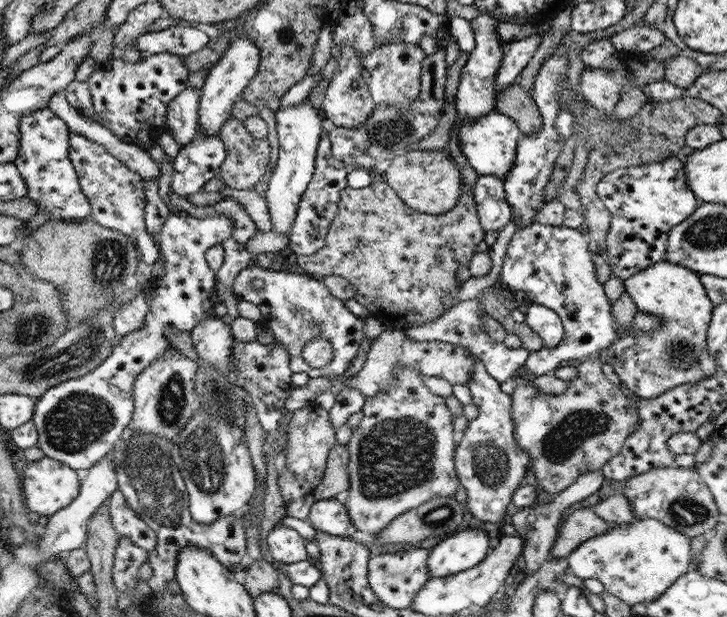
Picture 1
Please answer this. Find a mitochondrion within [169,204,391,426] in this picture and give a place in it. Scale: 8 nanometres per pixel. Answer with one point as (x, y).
(218, 392)

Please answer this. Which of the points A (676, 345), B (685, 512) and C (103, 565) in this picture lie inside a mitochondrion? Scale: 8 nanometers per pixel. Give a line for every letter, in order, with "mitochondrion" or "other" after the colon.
A: mitochondrion
B: mitochondrion
C: other

